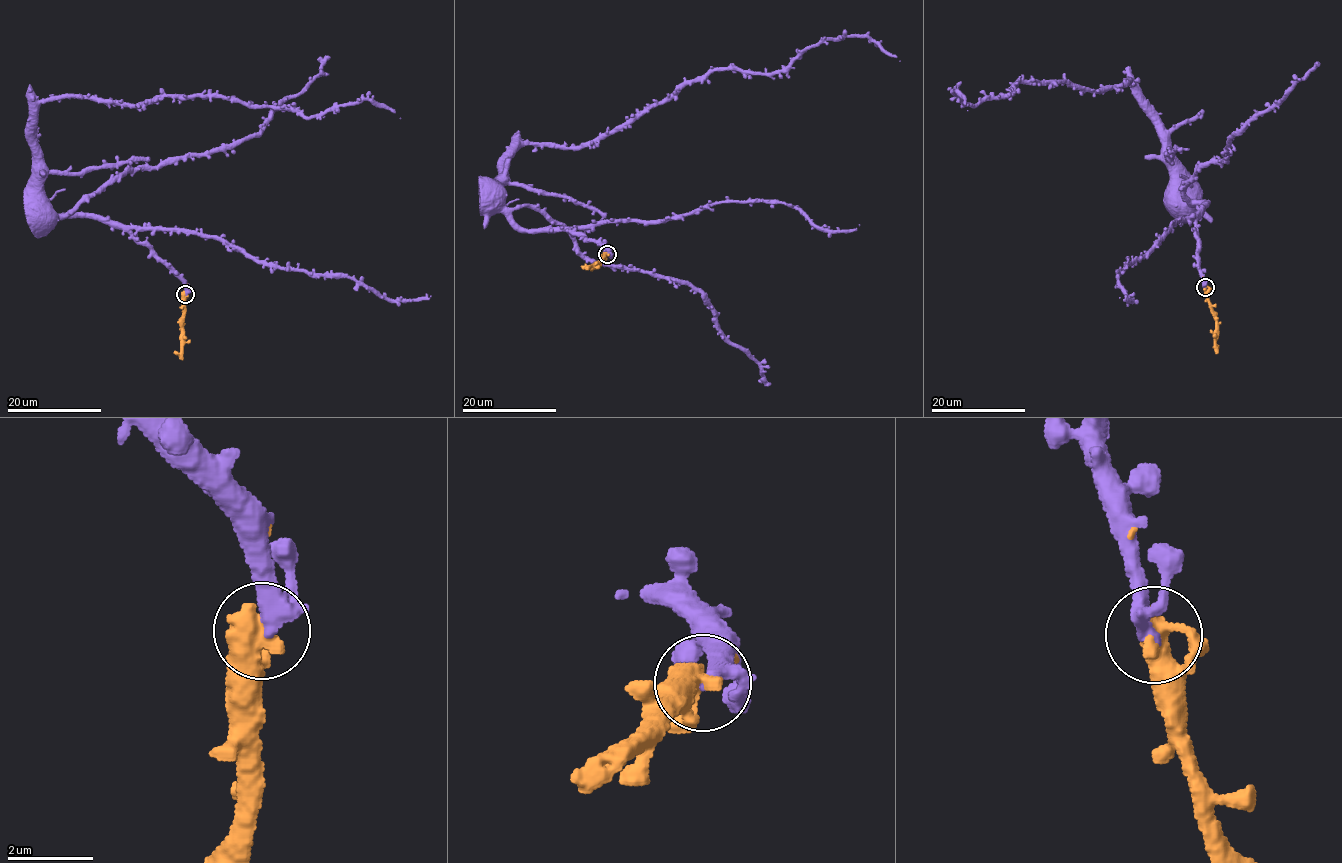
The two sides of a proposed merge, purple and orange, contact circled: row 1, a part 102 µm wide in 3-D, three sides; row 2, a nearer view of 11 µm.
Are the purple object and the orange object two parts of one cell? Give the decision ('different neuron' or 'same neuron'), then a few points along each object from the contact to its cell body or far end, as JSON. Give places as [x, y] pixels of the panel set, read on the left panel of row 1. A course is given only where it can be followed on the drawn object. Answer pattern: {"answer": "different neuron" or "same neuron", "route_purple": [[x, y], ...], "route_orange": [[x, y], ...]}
{"answer": "same neuron", "route_purple": [[185, 294], [125, 230], [50, 209], [32, 117], [41, 103], [202, 96], [308, 117], [367, 99], [400, 118]], "route_orange": [[185, 294], [181, 327], [183, 359]]}

